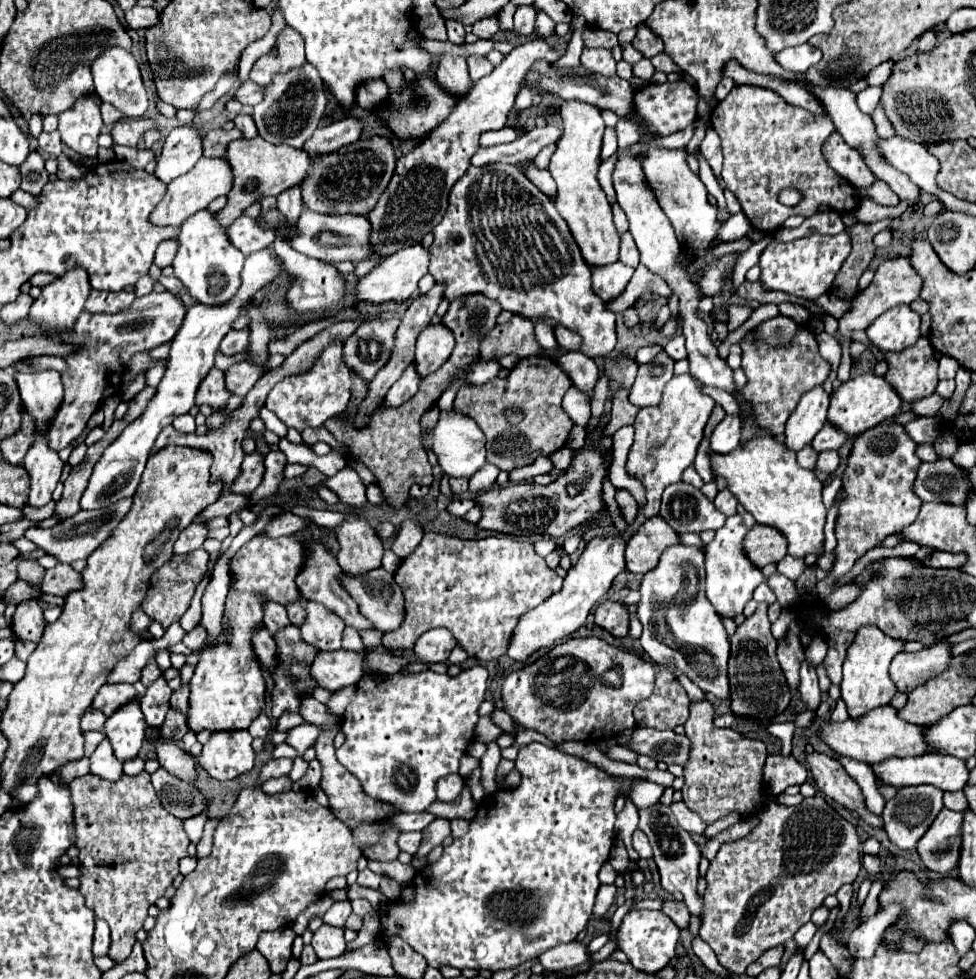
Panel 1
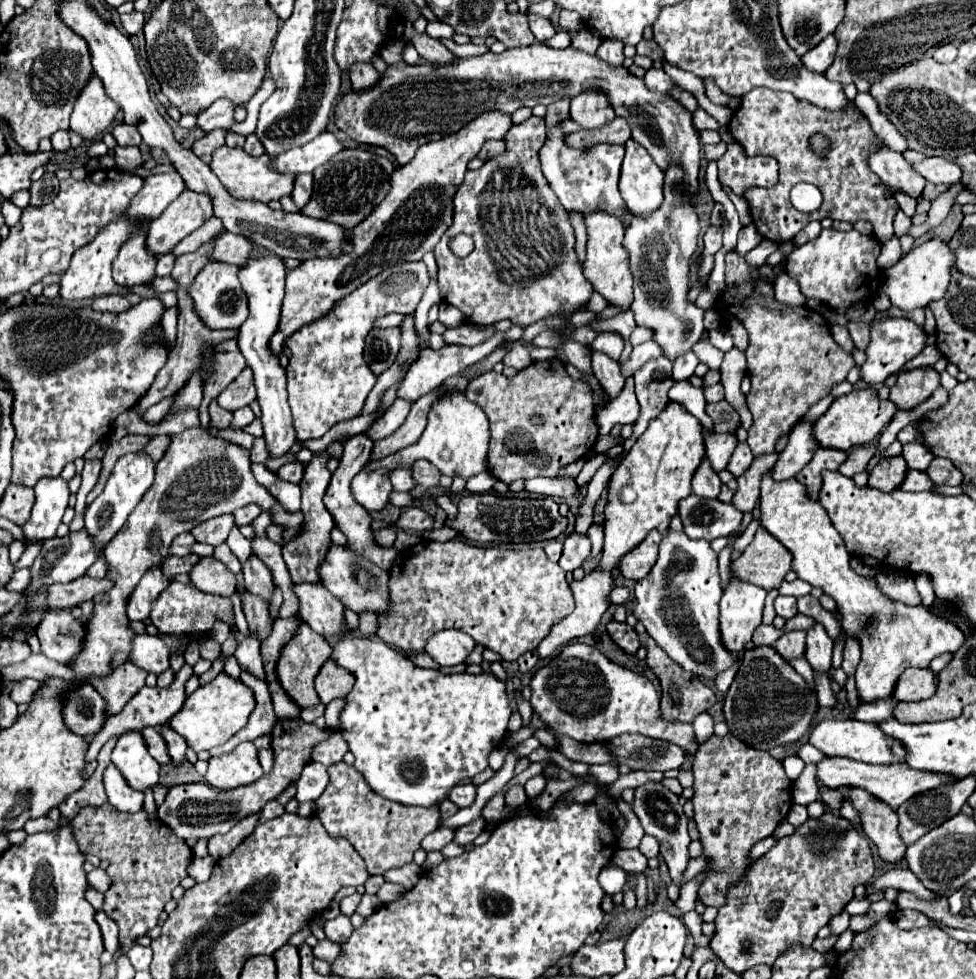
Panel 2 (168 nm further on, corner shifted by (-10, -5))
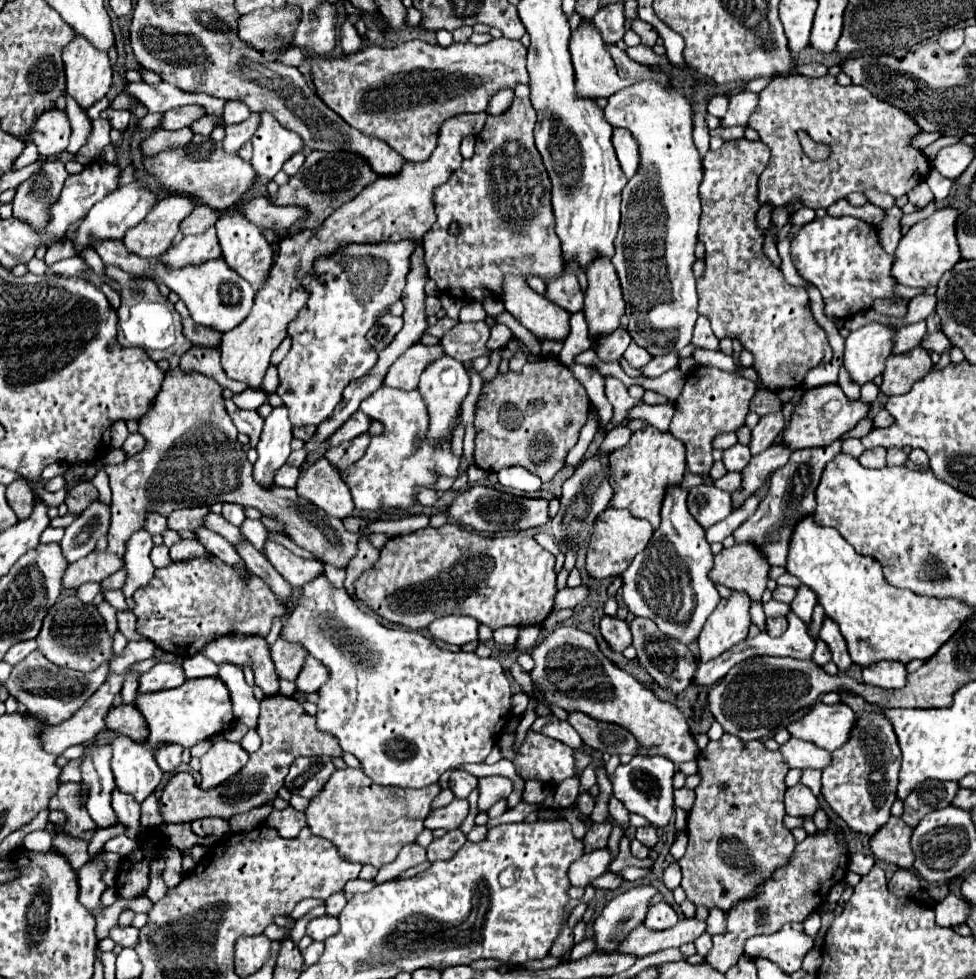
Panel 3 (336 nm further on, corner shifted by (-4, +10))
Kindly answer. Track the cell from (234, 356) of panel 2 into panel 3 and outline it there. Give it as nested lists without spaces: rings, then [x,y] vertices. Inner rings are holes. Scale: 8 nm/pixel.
[[[184,318],[182,320],[184,326],[184,336],[194,344],[194,346],[206,346],[206,348],[216,348],[220,346],[222,340],[222,332],[216,332],[212,328],[200,326],[196,324],[192,318]]]

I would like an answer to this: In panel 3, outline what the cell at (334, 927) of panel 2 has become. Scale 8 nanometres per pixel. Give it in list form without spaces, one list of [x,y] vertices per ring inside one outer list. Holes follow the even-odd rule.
[[[324,914],[324,916],[318,916],[318,918],[312,918],[308,922],[308,928],[306,928],[306,934],[312,936],[314,940],[326,940],[328,936],[336,934],[340,928],[340,922],[336,916],[330,916],[330,914]]]

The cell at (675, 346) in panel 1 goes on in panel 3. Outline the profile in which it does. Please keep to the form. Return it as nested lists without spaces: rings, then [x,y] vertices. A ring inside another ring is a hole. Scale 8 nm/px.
[[[670,352],[670,354],[664,354],[664,356],[654,356],[650,360],[650,364],[646,364],[646,368],[642,368],[642,372],[648,376],[648,378],[656,378],[672,368],[678,368],[678,352]]]

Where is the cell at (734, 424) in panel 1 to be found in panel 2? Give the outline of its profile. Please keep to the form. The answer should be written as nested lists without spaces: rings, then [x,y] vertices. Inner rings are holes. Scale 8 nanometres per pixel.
[[[738,443],[738,447],[736,447],[736,451],[734,451],[734,455],[732,455],[732,459],[730,459],[730,463],[728,463],[726,469],[728,469],[734,477],[740,477],[740,475],[744,475],[744,471],[750,467],[752,459],[754,459],[754,455],[752,455],[750,447],[748,447],[746,443]]]

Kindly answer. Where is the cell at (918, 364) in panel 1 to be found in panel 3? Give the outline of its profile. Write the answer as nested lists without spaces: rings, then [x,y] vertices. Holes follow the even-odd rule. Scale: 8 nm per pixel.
[[[914,348],[904,354],[894,354],[886,362],[884,382],[880,390],[886,396],[906,394],[914,382],[924,378],[932,370],[930,354],[924,348]]]

